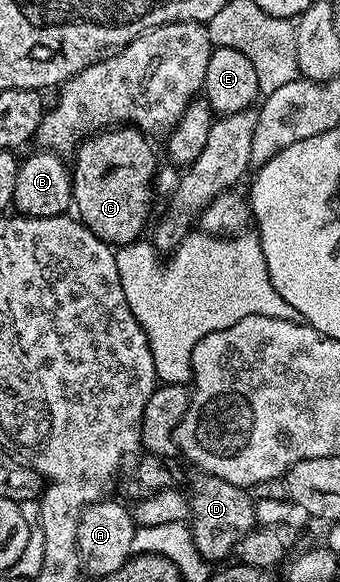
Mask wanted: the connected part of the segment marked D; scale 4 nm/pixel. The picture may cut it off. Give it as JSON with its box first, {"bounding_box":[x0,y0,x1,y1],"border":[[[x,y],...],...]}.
{"bounding_box":[190,474,256,564],"border":[[[213,474],[195,475],[190,493],[190,529],[198,552],[209,564],[233,557],[236,546],[256,526],[256,504],[247,489],[235,486]]]}

